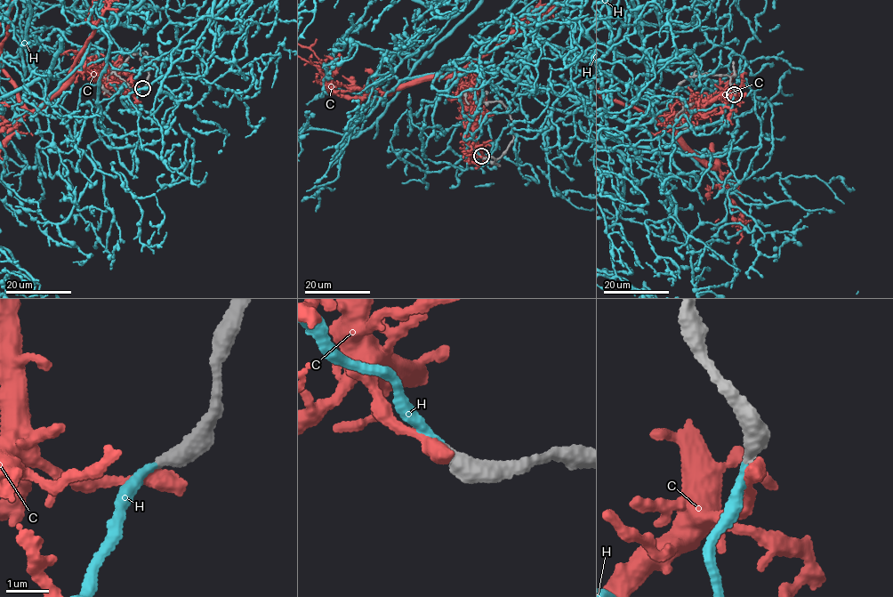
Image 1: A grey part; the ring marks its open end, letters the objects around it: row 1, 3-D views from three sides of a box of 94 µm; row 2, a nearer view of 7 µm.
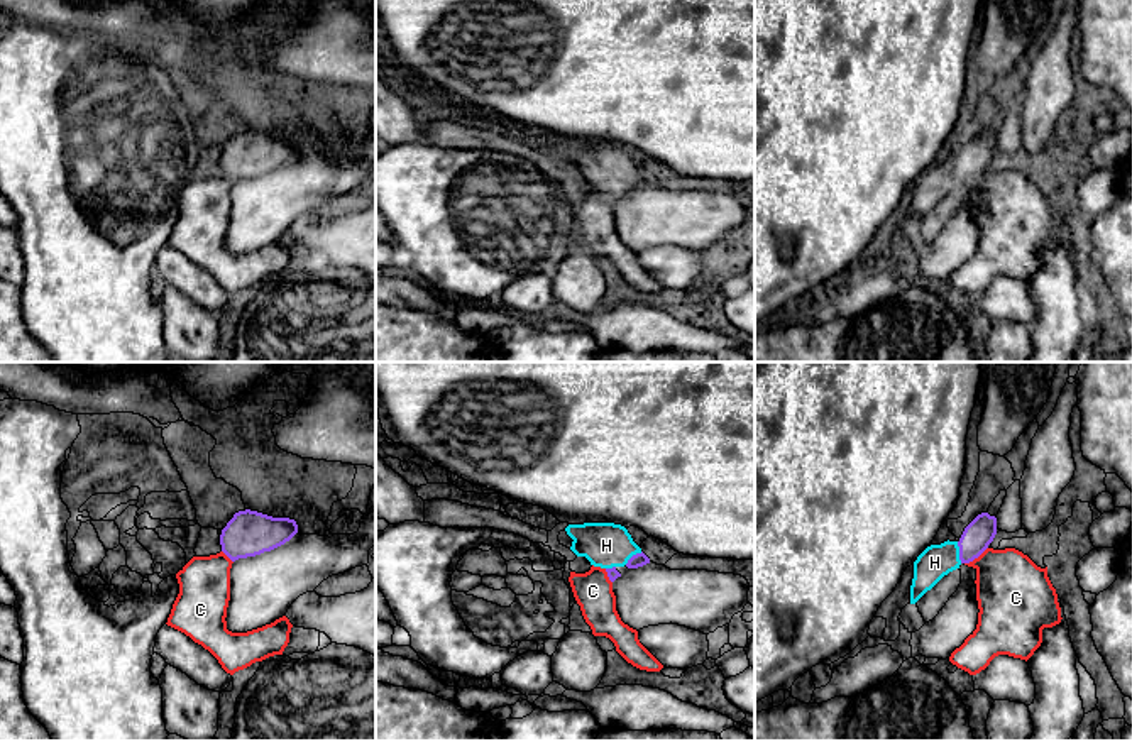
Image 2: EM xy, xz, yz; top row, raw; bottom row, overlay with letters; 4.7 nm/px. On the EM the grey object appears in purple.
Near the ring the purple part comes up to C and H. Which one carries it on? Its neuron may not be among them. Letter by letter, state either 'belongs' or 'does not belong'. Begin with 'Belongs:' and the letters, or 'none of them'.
Belongs: H
C: does not belong
H: belongs

